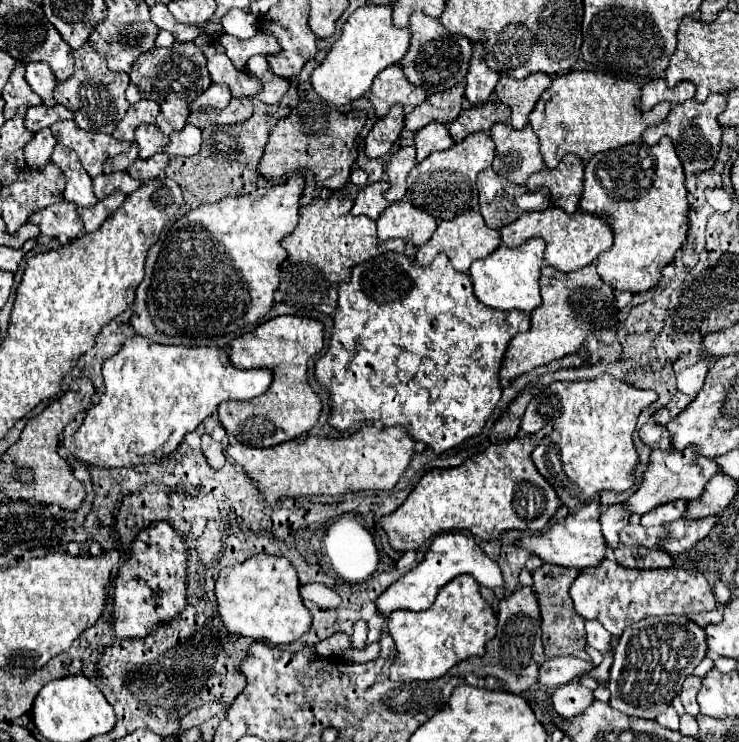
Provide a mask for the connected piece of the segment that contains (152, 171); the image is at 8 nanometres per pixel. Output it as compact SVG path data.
M158 152L158 154L154 154L150 160L138 158L138 160L128 168L128 174L134 176L134 180L146 182L146 180L150 180L150 178L160 176L166 166L168 166L168 156L166 156L164 152Z

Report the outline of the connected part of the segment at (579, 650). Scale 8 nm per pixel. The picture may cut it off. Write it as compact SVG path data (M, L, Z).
M542 564L540 568L532 570L534 578L534 590L538 594L538 604L542 612L542 640L544 640L544 654L548 658L556 656L576 656L590 660L590 656L584 650L586 644L586 632L584 632L584 620L574 612L568 588L576 580L578 568L558 568L556 564Z

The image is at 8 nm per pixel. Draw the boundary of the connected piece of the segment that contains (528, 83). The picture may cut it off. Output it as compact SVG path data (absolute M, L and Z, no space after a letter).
M536 72L528 76L526 80L514 80L514 78L500 78L496 84L496 98L506 104L512 110L510 124L516 130L522 130L528 124L528 114L534 110L534 104L540 100L546 86L550 86L550 76Z

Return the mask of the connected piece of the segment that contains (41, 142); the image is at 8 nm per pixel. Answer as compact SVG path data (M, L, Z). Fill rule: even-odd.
M50 128L36 132L34 138L24 148L26 164L28 166L42 166L42 164L50 162L50 154L52 154L54 146L56 146L56 140L54 140Z

